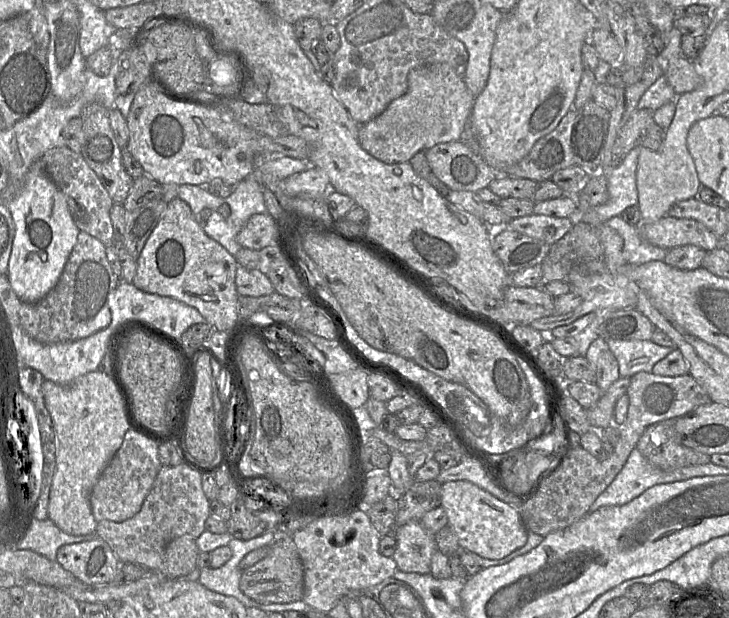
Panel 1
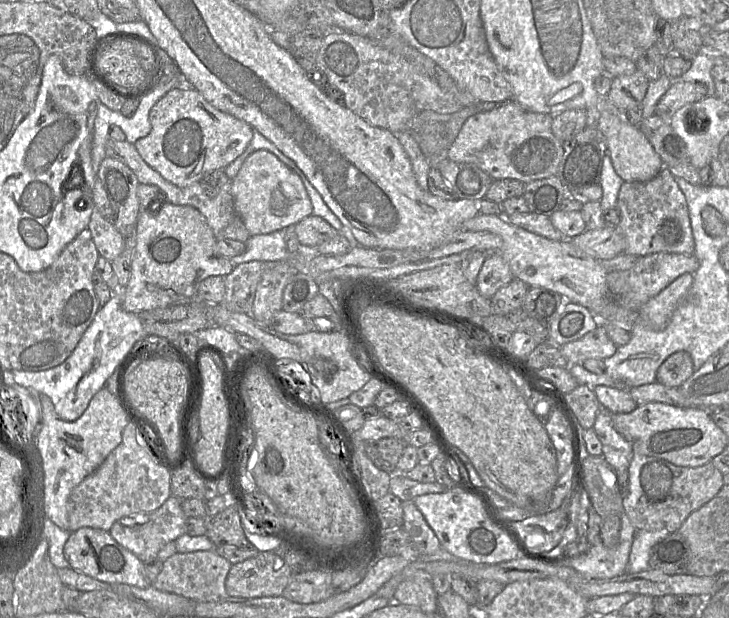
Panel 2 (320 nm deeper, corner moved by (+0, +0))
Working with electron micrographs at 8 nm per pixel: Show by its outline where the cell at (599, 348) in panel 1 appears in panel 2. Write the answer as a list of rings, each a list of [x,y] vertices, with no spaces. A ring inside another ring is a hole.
[[[600,407],[593,426],[602,443],[602,456],[615,471],[627,471],[634,455],[634,444],[613,426],[612,413]]]

